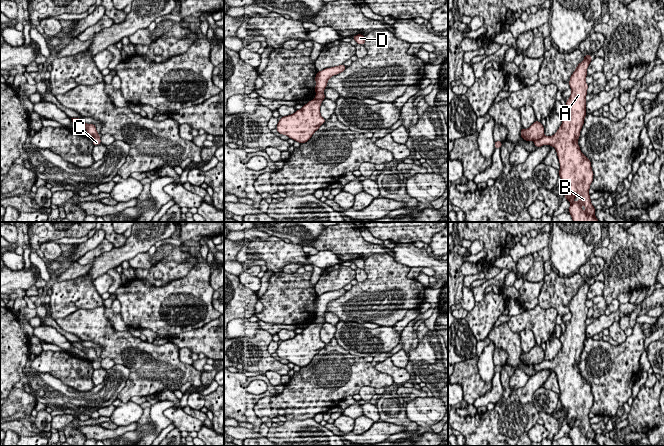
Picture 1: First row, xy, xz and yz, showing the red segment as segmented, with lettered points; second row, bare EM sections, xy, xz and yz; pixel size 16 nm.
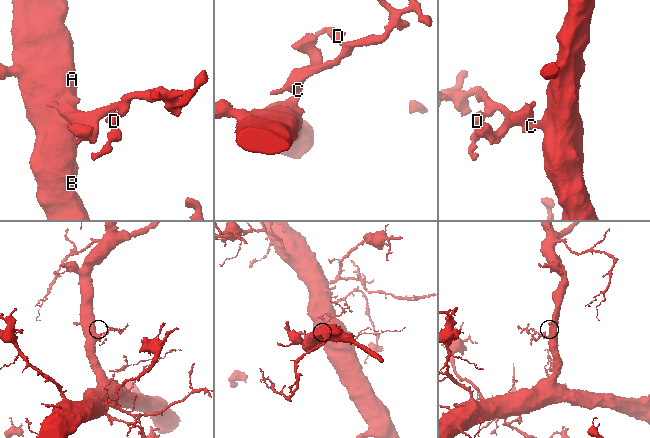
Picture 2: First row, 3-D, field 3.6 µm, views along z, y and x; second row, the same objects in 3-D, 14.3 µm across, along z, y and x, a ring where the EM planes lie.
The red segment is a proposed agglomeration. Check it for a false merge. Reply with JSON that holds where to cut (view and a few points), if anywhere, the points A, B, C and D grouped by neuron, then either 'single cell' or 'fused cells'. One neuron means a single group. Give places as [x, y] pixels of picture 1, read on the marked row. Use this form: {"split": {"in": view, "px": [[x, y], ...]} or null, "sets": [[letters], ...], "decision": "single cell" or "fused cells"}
{"split": {"in": "yz", "px": [[544, 135], [535, 141]]}, "sets": [["A", "B", "C"], ["D"]], "decision": "fused cells"}

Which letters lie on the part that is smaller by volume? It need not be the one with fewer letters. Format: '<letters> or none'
D

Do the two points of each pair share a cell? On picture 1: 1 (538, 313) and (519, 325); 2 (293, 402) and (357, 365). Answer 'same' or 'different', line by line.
1: same
2: same

